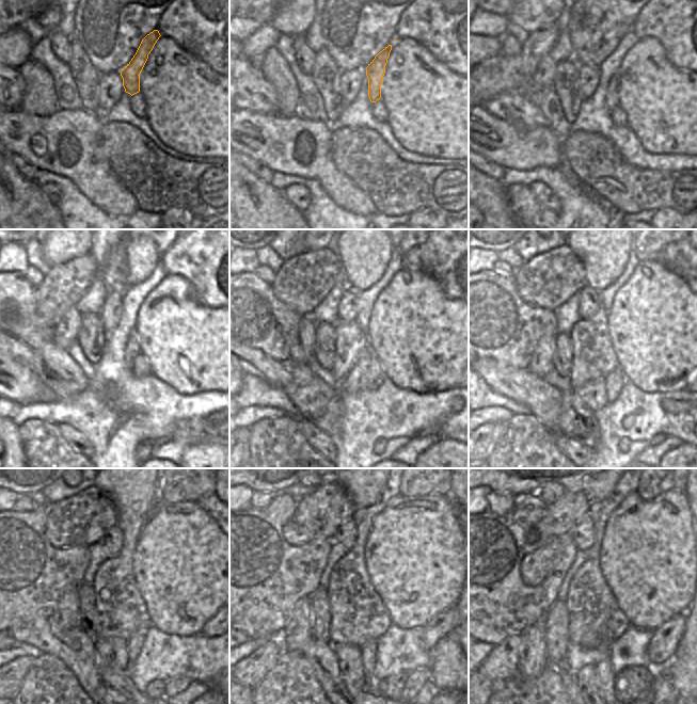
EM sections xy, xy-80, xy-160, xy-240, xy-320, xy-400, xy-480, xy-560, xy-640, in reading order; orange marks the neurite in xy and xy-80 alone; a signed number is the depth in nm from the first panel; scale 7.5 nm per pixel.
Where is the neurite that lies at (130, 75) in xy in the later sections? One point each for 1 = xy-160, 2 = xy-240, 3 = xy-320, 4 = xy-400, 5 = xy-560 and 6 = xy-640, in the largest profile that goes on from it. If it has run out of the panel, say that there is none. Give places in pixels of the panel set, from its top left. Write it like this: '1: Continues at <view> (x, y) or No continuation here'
1: Continues at xy-160 (612, 101)
2: Continues at xy-240 (132, 350)
3: Continues at xy-320 (355, 382)
4: Continues at xy-400 (592, 394)
5: Continues at xy-560 (349, 657)
6: Continues at xy-640 (587, 680).

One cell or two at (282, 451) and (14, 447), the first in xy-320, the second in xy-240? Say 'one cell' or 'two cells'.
two cells

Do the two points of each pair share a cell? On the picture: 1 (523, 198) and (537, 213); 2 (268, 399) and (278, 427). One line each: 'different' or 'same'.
1: same
2: different

